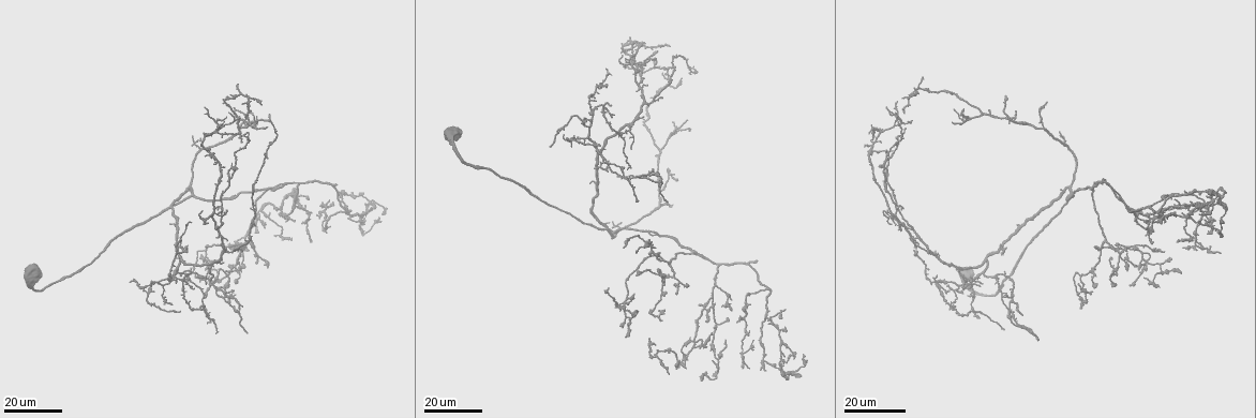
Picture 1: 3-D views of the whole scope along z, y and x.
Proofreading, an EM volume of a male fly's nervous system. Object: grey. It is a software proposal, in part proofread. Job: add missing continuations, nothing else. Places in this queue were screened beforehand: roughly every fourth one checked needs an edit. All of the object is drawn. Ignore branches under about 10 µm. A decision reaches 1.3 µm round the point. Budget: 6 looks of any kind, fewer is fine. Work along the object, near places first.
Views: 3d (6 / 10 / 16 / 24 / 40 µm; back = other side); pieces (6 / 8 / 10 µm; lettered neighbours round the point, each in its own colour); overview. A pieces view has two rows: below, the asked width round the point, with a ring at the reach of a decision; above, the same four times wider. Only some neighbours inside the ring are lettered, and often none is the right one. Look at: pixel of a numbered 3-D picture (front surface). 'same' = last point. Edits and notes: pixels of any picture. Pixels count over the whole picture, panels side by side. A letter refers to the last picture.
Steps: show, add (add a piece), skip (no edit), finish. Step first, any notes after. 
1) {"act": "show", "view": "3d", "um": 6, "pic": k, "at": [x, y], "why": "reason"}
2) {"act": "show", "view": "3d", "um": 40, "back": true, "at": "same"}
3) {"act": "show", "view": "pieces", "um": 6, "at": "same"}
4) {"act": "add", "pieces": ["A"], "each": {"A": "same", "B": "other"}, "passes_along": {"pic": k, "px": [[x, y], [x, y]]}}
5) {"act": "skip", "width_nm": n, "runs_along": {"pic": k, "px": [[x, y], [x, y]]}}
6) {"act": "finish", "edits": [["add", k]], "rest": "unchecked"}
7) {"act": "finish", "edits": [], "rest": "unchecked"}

{"act": "show", "view": "3d", "um": 16, "pic": 1, "at": [273, 234], "why": "tapers out"}

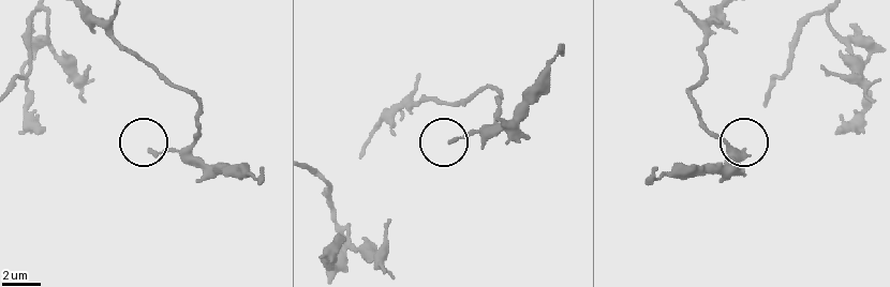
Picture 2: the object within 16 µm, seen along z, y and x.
{"act": "show", "view": "pieces", "um": 6, "pic": 2, "at": [449, 141], "why": "see the neighbours"}

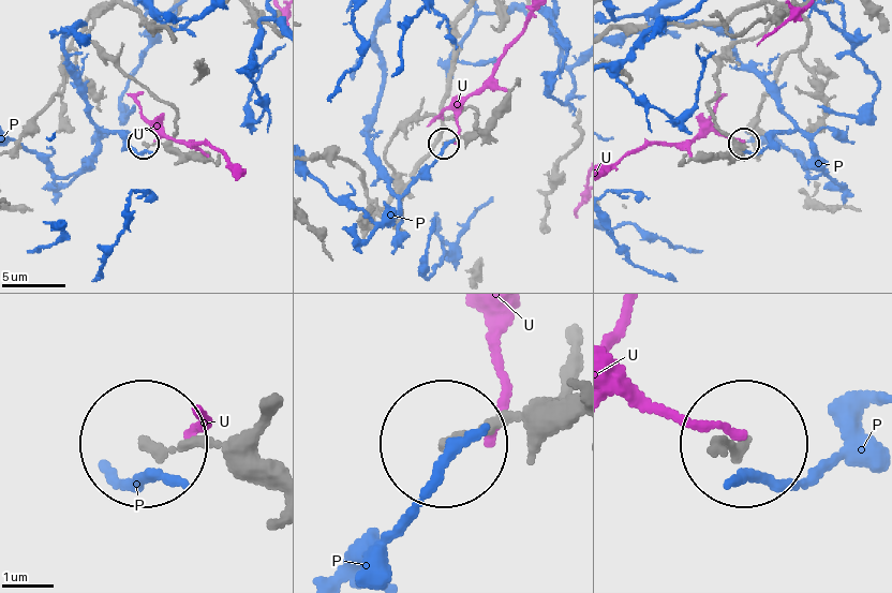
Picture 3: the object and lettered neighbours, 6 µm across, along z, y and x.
{"act": "skip", "width_nm": 170, "each": {"P": "other", "U": "other"}, "runs_along": {"pic": 3, "px": [[265, 400], [239, 430], [142, 446]]}, "found": "no lettered piece goes on from it"}

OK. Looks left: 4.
{"act": "show", "view": "3d", "um": 16, "pic": 1, "at": [306, 205], "why": "free end"}

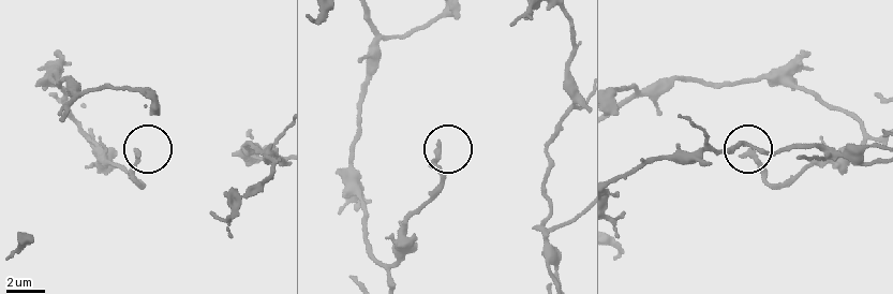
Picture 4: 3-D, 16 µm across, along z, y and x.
{"act": "show", "view": "pieces", "um": 8, "pic": 4, "at": [743, 154]}

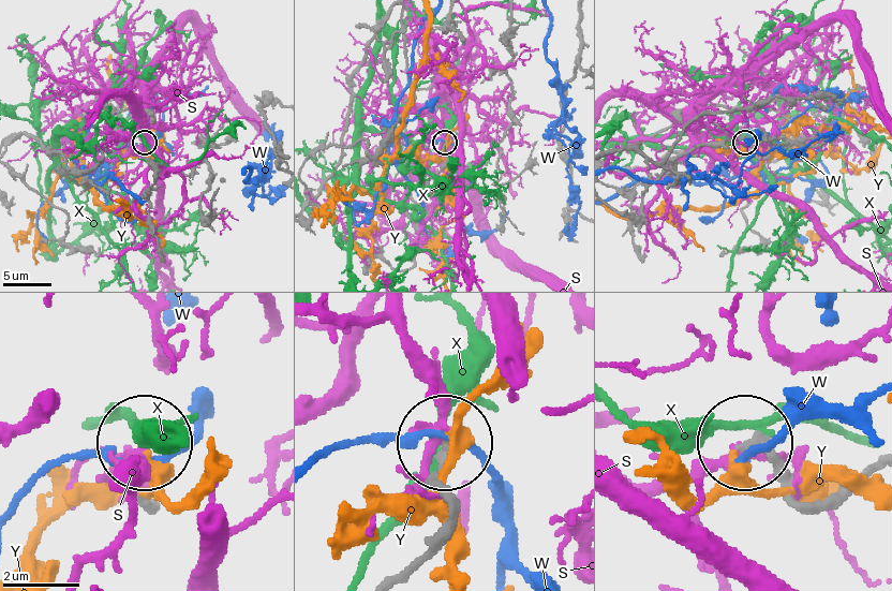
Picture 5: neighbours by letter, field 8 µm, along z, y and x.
{"act": "skip", "width_nm": 250, "each": {"S": "other", "W": "other", "X": "other", "Y": "other"}, "runs_along": {"pic": 5, "px": [[877, 461], [809, 506], [745, 442]]}, "found": "none of them fits"}

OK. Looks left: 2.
{"act": "show", "view": "3d", "um": 16, "pic": 1, "at": [1163, 250], "why": "thin end"}

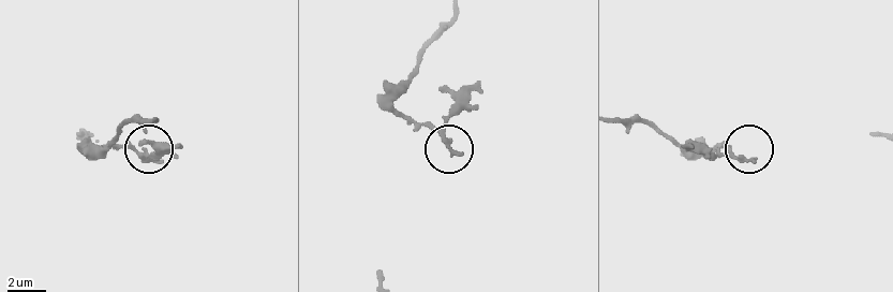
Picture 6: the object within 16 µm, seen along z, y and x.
{"act": "show", "view": "pieces", "um": 8, "pic": 6, "at": [460, 152], "why": "see the neighbours"}

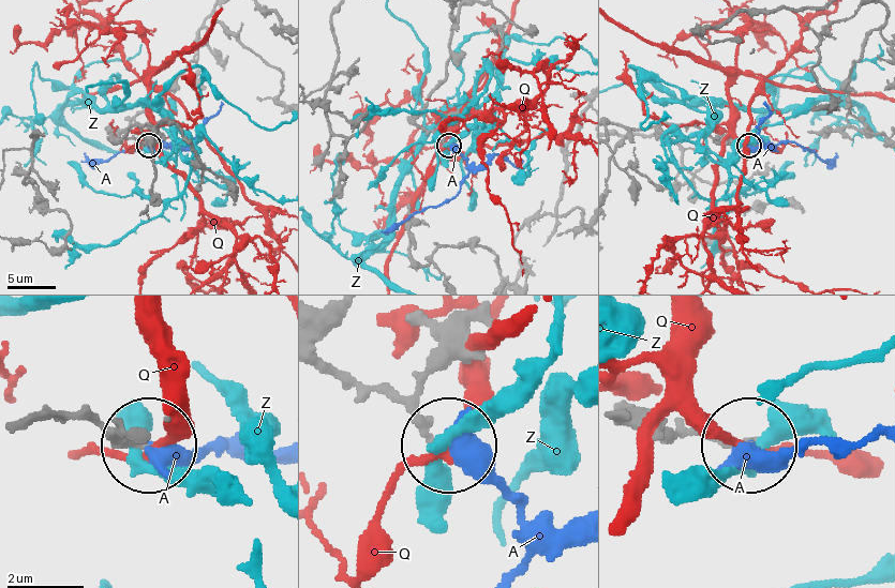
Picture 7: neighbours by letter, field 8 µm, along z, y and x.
{"act": "add", "pieces": ["A"], "each": {"A": "same", "Q": "other", "Z": "other"}, "passes_along": {"pic": 7, "px": [[345, 374], [400, 400], [505, 495], [521, 572]]}, "found": "it goes on there"}

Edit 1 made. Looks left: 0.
{"act": "finish", "edits": [["add", 7]], "rest": "unchecked"}

